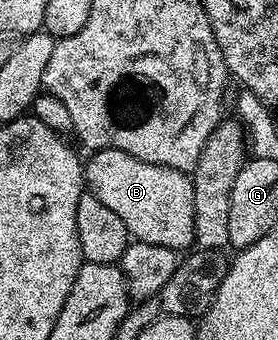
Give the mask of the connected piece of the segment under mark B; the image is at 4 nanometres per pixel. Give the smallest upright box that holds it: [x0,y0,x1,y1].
[84,148,196,254]

